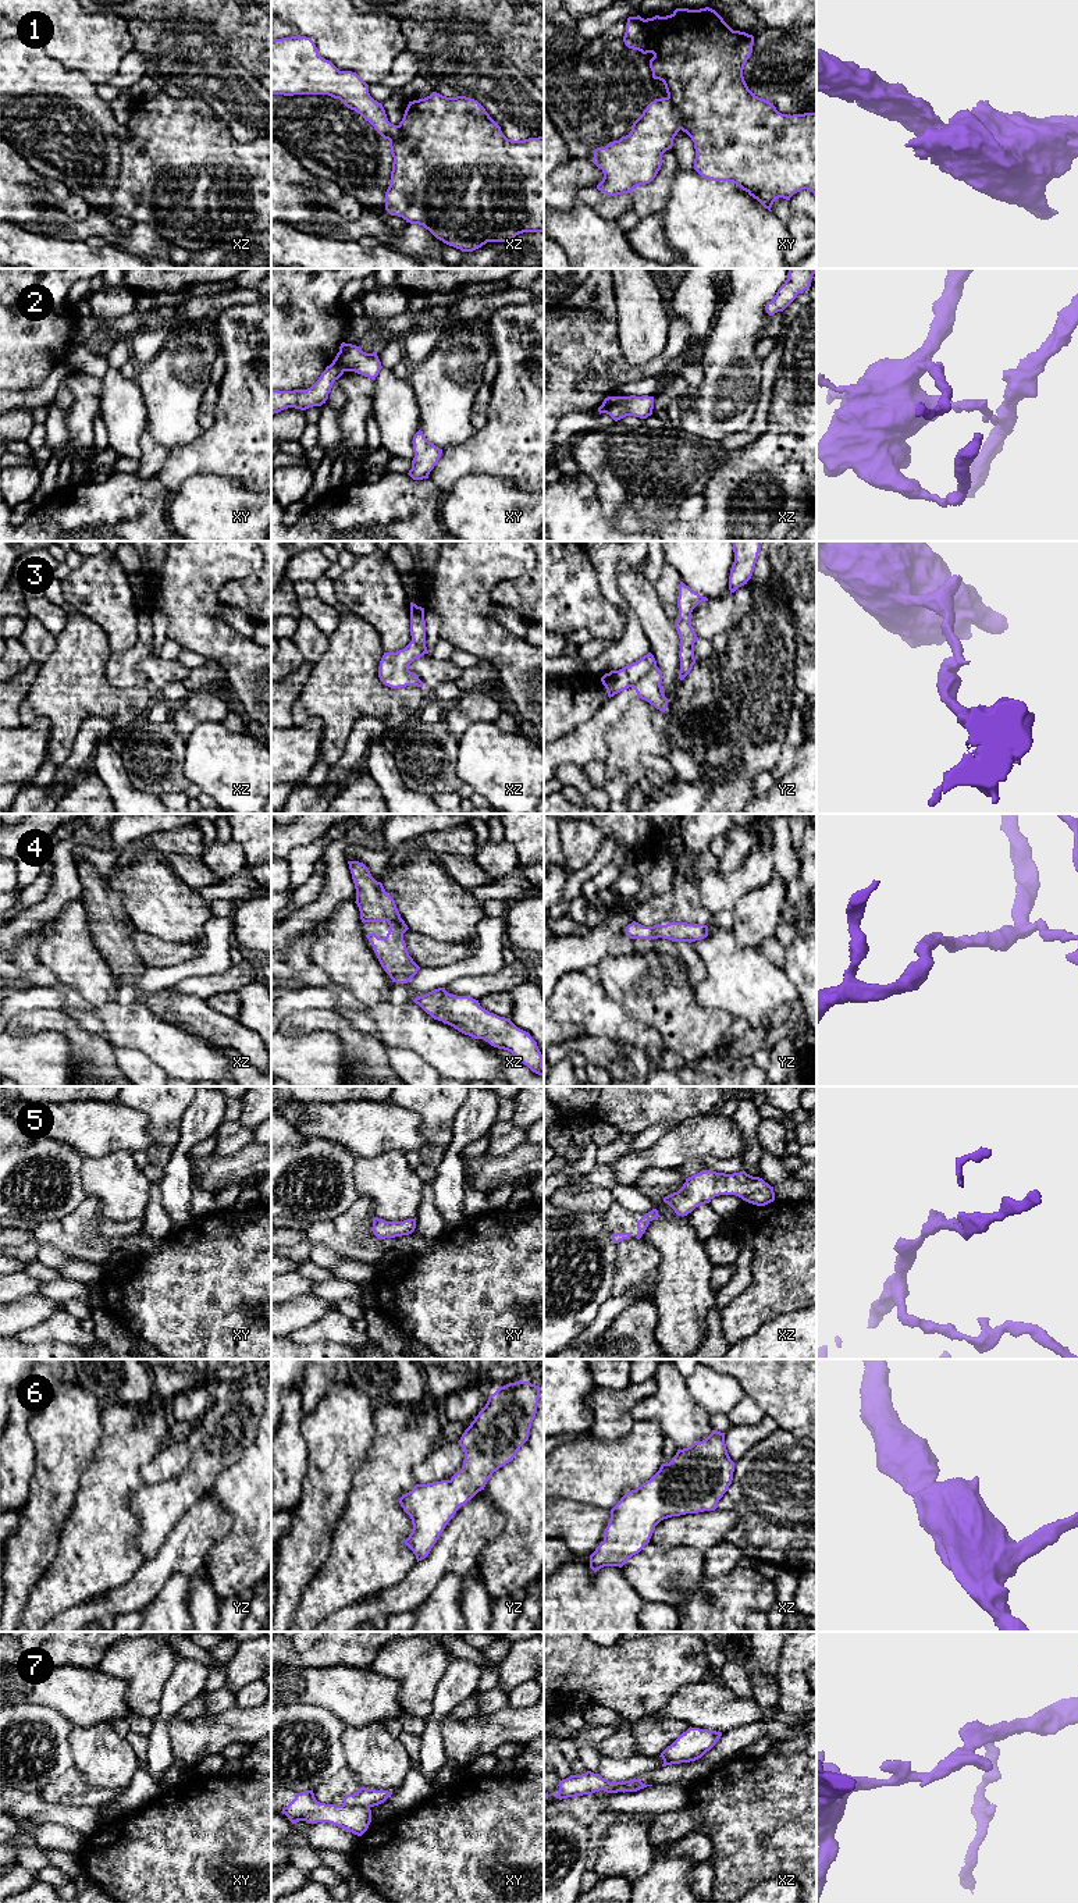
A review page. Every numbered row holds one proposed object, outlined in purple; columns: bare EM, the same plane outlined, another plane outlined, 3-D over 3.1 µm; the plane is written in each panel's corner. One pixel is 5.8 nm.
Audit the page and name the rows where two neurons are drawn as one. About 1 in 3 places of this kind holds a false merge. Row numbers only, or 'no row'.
1, 2, 3, 7

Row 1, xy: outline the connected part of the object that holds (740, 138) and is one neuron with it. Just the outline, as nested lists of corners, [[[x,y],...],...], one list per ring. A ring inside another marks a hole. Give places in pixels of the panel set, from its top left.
[[[709,7],[676,8],[666,17],[629,17],[623,42],[654,54],[652,78],[663,82],[682,115],[682,131],[694,142],[694,170],[701,177],[736,184],[769,211],[776,199],[790,200],[803,189],[816,198],[816,113],[782,114],[748,89],[743,70],[753,53],[753,35],[733,31]]]

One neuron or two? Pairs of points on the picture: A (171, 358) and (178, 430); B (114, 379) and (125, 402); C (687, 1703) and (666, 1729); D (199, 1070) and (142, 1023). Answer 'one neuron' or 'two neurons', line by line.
A: one neuron
B: one neuron
C: two neurons
D: one neuron

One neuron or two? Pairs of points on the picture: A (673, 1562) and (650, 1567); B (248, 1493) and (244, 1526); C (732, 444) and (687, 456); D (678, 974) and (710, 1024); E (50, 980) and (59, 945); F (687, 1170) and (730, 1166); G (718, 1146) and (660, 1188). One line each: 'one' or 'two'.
A: one
B: one
C: two
D: one
E: two
F: one
G: two

